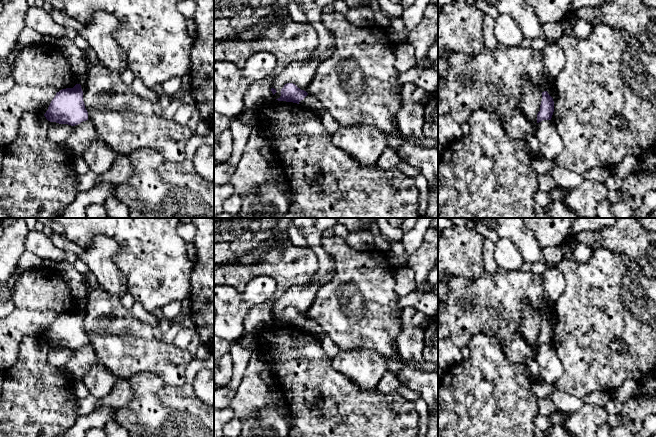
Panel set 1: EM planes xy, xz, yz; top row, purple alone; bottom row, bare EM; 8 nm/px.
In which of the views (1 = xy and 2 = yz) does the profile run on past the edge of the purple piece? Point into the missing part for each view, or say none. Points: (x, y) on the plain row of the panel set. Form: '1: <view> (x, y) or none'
1: none
2: none

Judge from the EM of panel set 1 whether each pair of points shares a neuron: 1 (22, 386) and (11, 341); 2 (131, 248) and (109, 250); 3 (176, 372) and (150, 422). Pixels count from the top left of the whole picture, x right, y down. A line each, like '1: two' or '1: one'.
1: two
2: two
3: two

